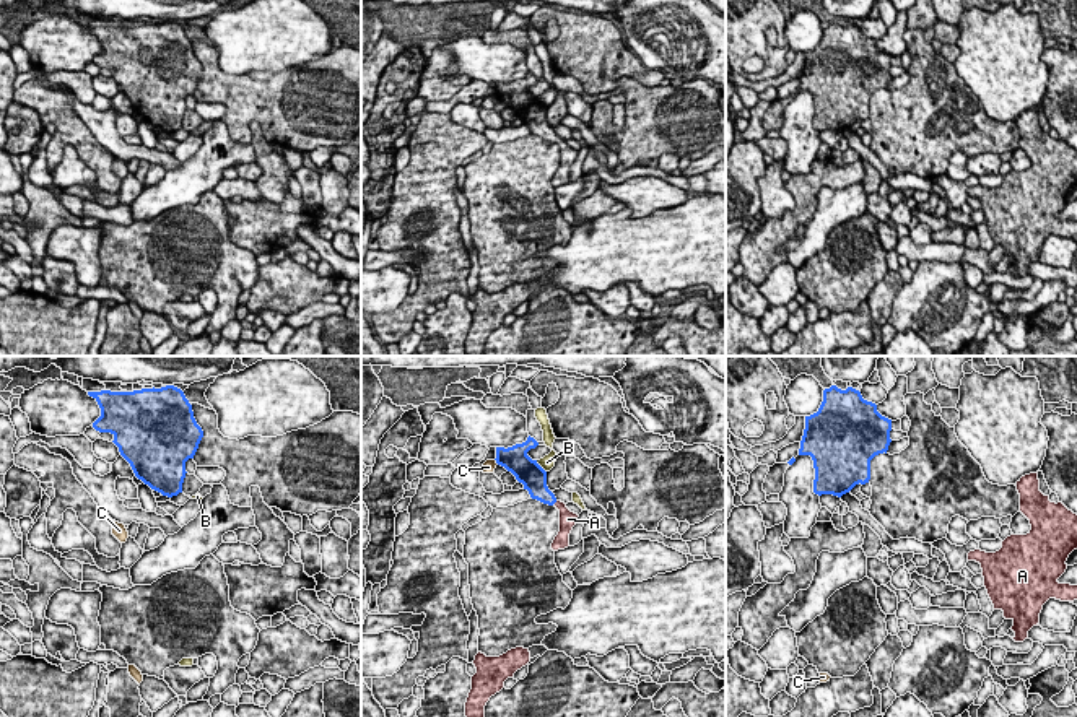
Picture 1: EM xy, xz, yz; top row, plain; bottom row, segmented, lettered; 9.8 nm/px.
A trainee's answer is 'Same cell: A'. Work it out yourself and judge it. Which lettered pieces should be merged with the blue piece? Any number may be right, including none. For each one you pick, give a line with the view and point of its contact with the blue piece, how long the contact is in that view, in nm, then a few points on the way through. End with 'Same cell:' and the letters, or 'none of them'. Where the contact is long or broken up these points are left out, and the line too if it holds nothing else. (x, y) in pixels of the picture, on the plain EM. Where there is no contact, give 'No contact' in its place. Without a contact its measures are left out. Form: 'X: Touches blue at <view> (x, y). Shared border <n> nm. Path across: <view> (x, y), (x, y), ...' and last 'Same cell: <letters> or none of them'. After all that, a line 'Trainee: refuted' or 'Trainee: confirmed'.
A: Touches blue at xz (553, 139). Shared border 70 nm. Path across: xz (536, 121), (553, 139), (568, 155)
Same cell: A
Trainee: confirmed

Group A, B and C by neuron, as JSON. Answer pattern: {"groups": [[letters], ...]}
{"groups": [["A"], ["B"], ["C"]]}

